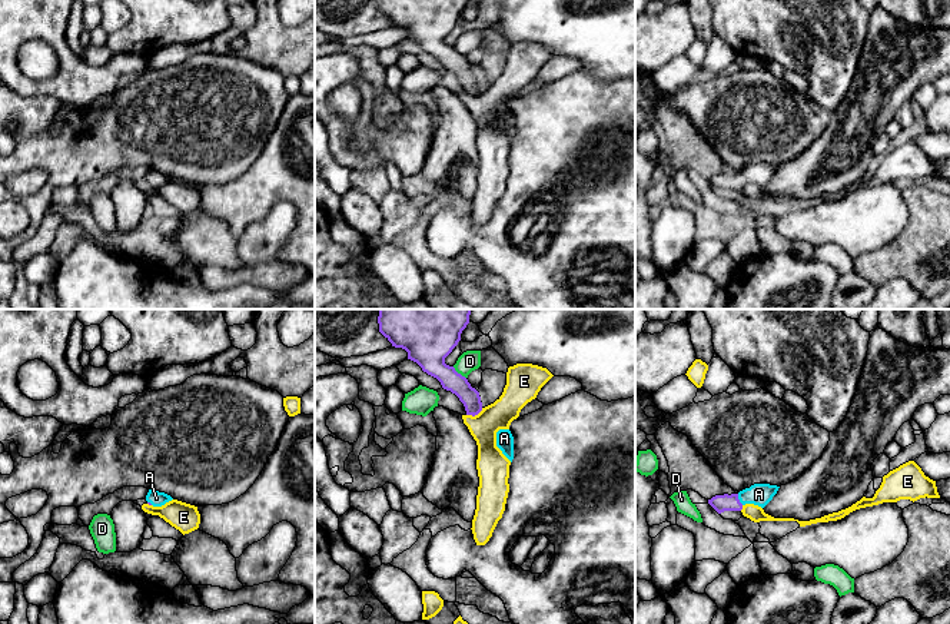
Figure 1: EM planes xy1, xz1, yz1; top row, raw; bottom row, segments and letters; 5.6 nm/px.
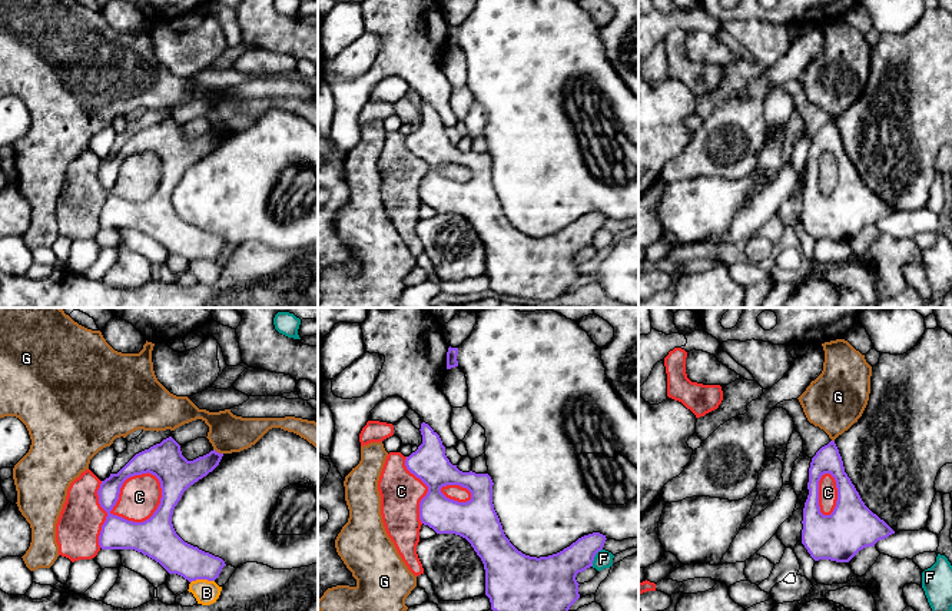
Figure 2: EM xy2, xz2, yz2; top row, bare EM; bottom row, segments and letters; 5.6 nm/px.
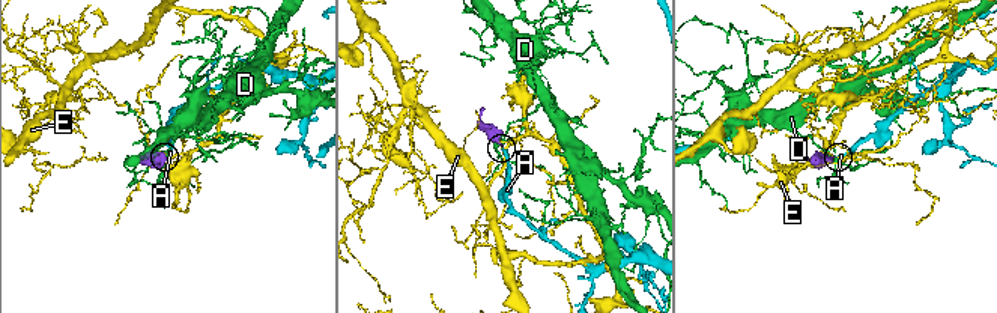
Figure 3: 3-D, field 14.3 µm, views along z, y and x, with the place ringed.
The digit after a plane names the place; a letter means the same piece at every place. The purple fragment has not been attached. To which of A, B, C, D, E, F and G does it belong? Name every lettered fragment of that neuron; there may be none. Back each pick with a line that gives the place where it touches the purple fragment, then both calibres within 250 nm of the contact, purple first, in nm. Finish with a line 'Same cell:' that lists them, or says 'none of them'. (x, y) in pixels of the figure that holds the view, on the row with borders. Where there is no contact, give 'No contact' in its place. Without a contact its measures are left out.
A: Touches purple at yz1 (738, 500). Thickness 100 nm (purple) against 130 nm
Same cell: A

